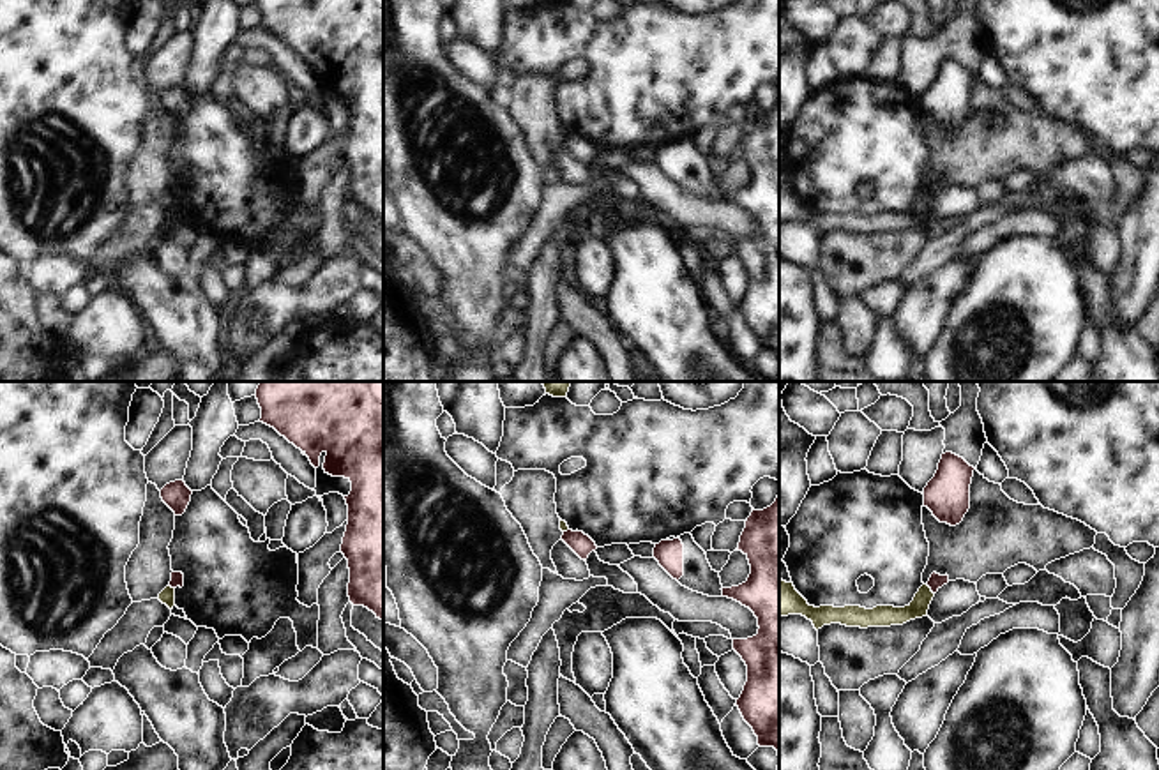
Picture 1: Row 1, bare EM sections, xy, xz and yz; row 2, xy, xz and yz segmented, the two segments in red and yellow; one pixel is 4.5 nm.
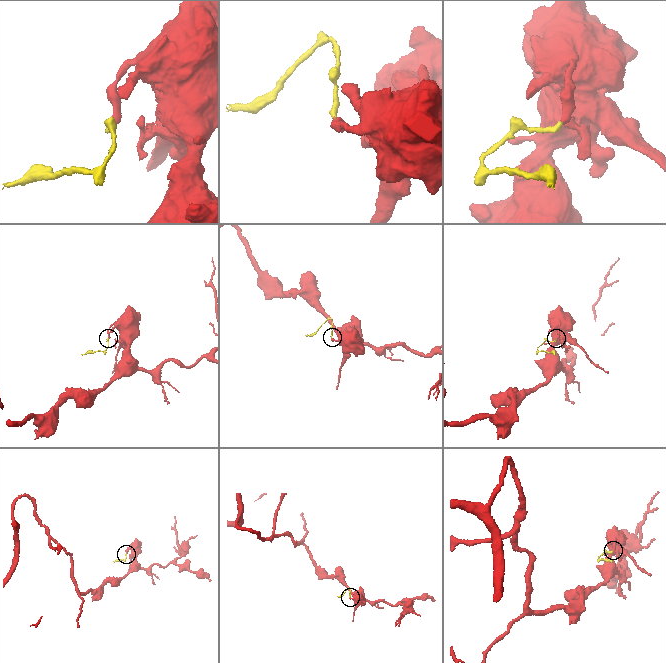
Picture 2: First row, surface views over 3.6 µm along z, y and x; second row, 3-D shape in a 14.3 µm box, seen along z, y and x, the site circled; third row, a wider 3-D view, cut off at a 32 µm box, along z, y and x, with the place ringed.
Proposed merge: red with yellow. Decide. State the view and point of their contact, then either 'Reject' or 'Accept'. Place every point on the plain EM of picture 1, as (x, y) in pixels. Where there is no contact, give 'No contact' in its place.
Touches red at yz (930, 191). Reject

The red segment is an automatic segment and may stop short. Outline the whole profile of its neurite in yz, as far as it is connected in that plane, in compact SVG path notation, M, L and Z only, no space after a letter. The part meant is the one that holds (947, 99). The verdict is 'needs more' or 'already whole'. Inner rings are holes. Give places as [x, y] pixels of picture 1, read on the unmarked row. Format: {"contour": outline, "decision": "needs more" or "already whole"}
{"contour": "M945 57L938 67L935 81L924 92L924 111L928 111L940 127L956 131L970 113L970 88L973 71L963 62Z", "decision": "already whole"}

